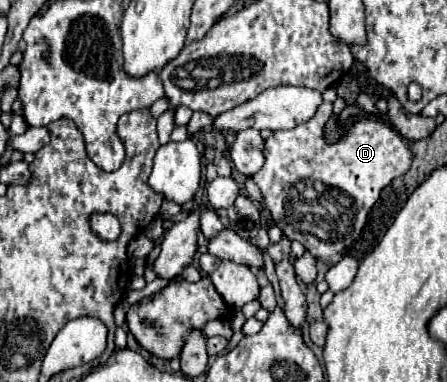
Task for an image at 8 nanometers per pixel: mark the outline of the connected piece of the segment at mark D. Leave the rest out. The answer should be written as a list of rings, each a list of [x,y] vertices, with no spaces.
[[[323,102],[311,120],[291,130],[275,132],[273,138],[265,142],[265,166],[253,176],[255,184],[263,192],[265,206],[271,210],[273,220],[281,228],[281,232],[289,240],[301,242],[315,260],[327,266],[335,266],[359,240],[367,216],[381,196],[381,190],[393,178],[405,174],[413,162],[413,152],[409,150],[405,140],[387,122],[381,120],[357,120],[337,142],[329,144],[325,140],[325,124],[331,118],[331,114],[331,102]]]

